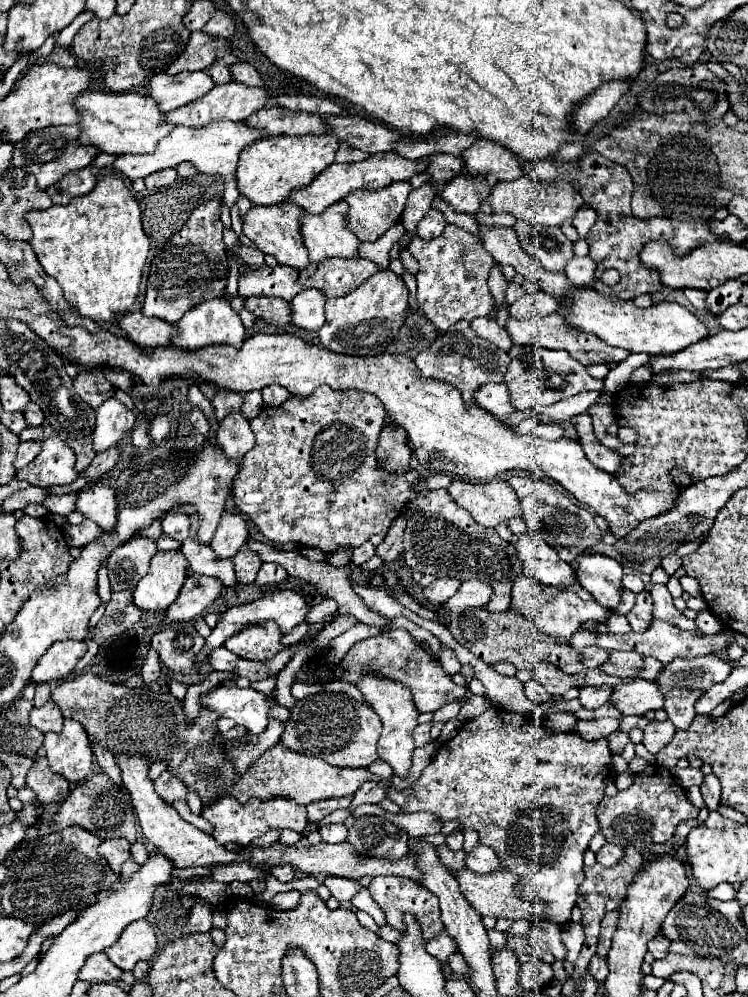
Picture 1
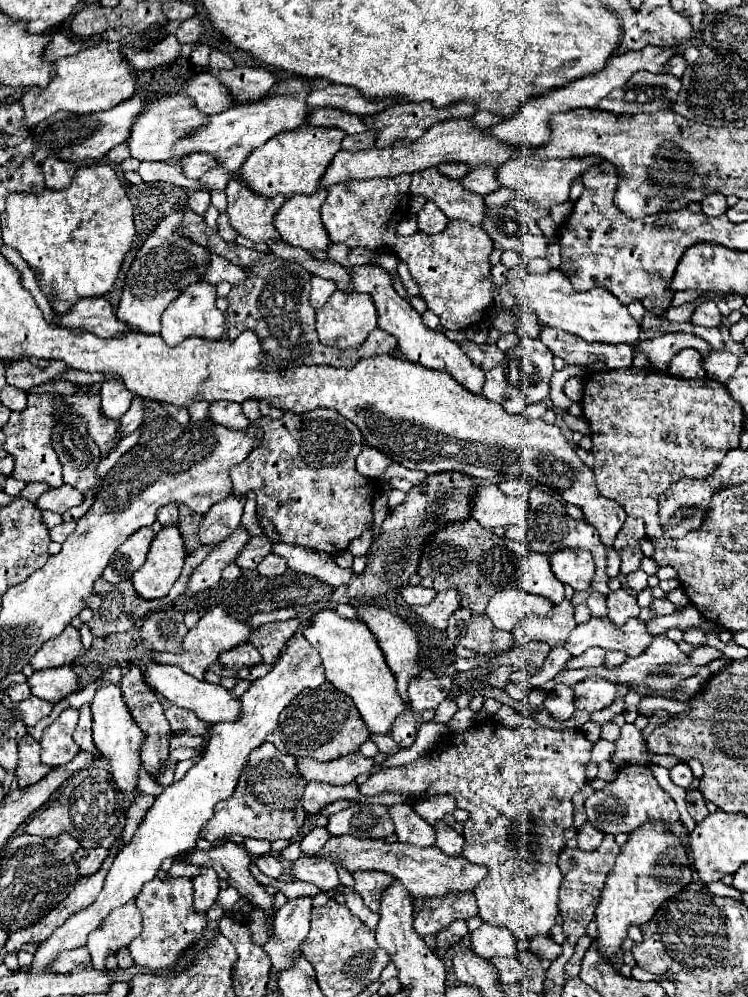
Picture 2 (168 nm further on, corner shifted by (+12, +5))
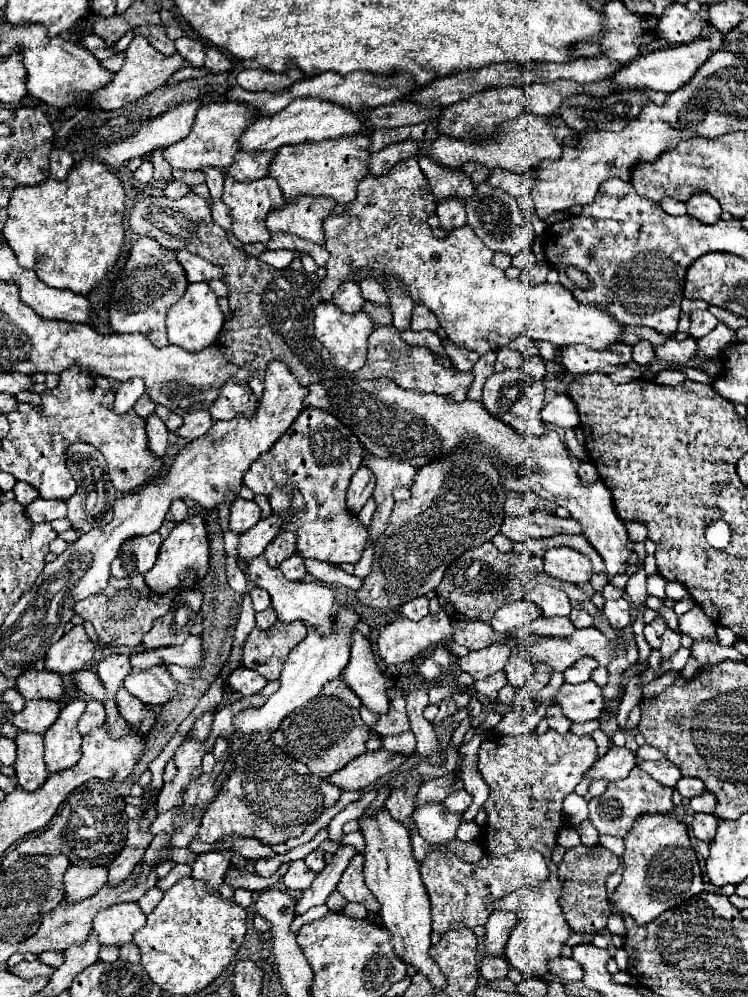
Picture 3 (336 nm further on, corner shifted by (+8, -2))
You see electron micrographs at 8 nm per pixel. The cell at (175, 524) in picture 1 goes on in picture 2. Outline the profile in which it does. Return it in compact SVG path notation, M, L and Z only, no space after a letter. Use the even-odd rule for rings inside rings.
M165 504L157 510L157 520L163 524L163 526L171 526L171 524L177 524L177 504Z

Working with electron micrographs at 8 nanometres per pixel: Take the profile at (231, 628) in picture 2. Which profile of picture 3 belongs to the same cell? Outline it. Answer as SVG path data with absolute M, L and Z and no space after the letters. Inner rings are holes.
M189 635L187 641L179 647L155 649L137 653L131 657L133 669L147 669L155 665L181 665L181 667L201 667L203 663L203 641L201 635Z

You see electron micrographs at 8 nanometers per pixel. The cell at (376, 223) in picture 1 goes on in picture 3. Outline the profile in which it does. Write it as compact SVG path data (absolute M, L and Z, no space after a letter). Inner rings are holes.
M415 159L399 161L389 173L381 177L365 177L357 185L357 197L345 205L335 205L329 217L323 221L325 247L331 253L331 257L325 265L327 277L319 283L321 299L329 301L333 291L343 281L349 281L351 275L361 267L369 267L373 271L371 277L375 279L379 279L383 273L399 275L413 301L425 303L437 315L439 325L445 329L447 337L457 345L477 351L479 355L487 351L503 349L509 343L509 339L513 339L515 335L527 335L535 341L545 339L557 347L581 343L597 351L605 351L611 345L621 343L625 325L615 321L615 317L611 317L607 309L601 309L599 305L583 305L575 301L575 297L571 297L571 291L563 289L563 285L559 283L530 285L521 283L519 278L513 281L507 279L505 273L493 265L491 261L493 251L483 245L483 241L475 235L475 231L469 229L469 225L455 229L451 235L443 239L435 239L431 235L431 227L427 220L435 213L436 207L437 203L429 193L425 175L421 173L419 163Z

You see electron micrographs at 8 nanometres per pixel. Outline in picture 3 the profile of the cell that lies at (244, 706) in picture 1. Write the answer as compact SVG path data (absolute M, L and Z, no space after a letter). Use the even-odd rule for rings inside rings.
M163 665L145 671L131 671L125 677L123 687L149 705L167 705L179 695L179 683Z

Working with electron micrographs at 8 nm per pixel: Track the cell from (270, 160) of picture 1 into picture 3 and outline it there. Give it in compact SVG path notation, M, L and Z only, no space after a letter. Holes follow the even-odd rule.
M343 137L343 141L321 141L321 143L303 143L283 149L277 149L267 175L275 177L287 203L297 201L303 195L325 195L333 197L337 203L351 201L357 193L357 183L367 177L367 157L369 157L369 137Z

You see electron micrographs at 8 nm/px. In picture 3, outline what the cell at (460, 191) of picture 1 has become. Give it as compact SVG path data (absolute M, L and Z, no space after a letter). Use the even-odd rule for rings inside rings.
M493 169L487 183L495 189L495 187L501 187L501 191L513 195L515 199L517 197L525 197L531 193L533 189L533 171L527 171L523 175L517 175L517 173L511 173L511 171L505 171L505 169Z

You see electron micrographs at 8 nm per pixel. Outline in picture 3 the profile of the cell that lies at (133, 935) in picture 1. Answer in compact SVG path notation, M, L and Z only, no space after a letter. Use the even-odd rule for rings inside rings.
M119 903L93 919L101 947L121 947L133 941L133 933L145 925L145 913L137 903Z

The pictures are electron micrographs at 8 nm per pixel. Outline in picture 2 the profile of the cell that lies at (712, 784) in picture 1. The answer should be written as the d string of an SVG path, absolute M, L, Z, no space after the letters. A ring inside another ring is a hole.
M687 790L687 810L697 824L703 822L703 818L709 816L709 810L707 810L705 800L703 800L699 790Z

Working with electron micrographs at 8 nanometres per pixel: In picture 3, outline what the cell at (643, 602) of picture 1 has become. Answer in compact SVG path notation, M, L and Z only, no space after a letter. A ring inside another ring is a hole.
M617 599L617 601L605 601L603 613L607 617L607 621L611 623L613 629L621 631L627 625L631 625L631 607L625 599Z

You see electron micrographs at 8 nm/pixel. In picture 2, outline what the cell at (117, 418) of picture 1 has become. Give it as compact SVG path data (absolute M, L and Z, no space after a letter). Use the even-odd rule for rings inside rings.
M113 378L113 380L103 382L103 386L101 386L101 398L103 398L103 402L101 402L103 414L107 418L111 418L111 420L117 420L131 406L133 394L125 388L125 384L119 378Z

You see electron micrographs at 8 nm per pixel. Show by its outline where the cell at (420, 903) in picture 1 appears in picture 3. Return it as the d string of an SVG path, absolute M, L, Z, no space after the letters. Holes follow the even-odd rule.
M355 855L355 857L349 861L349 867L343 871L337 889L339 889L339 893L341 893L347 901L361 903L361 905L365 905L367 911L379 913L379 901L375 899L375 895L373 895L373 893L367 889L367 885L365 885L363 865L365 865L365 857L363 857L363 855Z

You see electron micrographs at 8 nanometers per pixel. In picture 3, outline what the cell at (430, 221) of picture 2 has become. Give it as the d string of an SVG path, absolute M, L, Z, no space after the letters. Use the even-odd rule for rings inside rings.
M447 199L443 201L443 205L437 205L437 217L439 217L439 225L445 231L453 231L455 227L461 227L467 223L465 217L465 207L459 199Z

